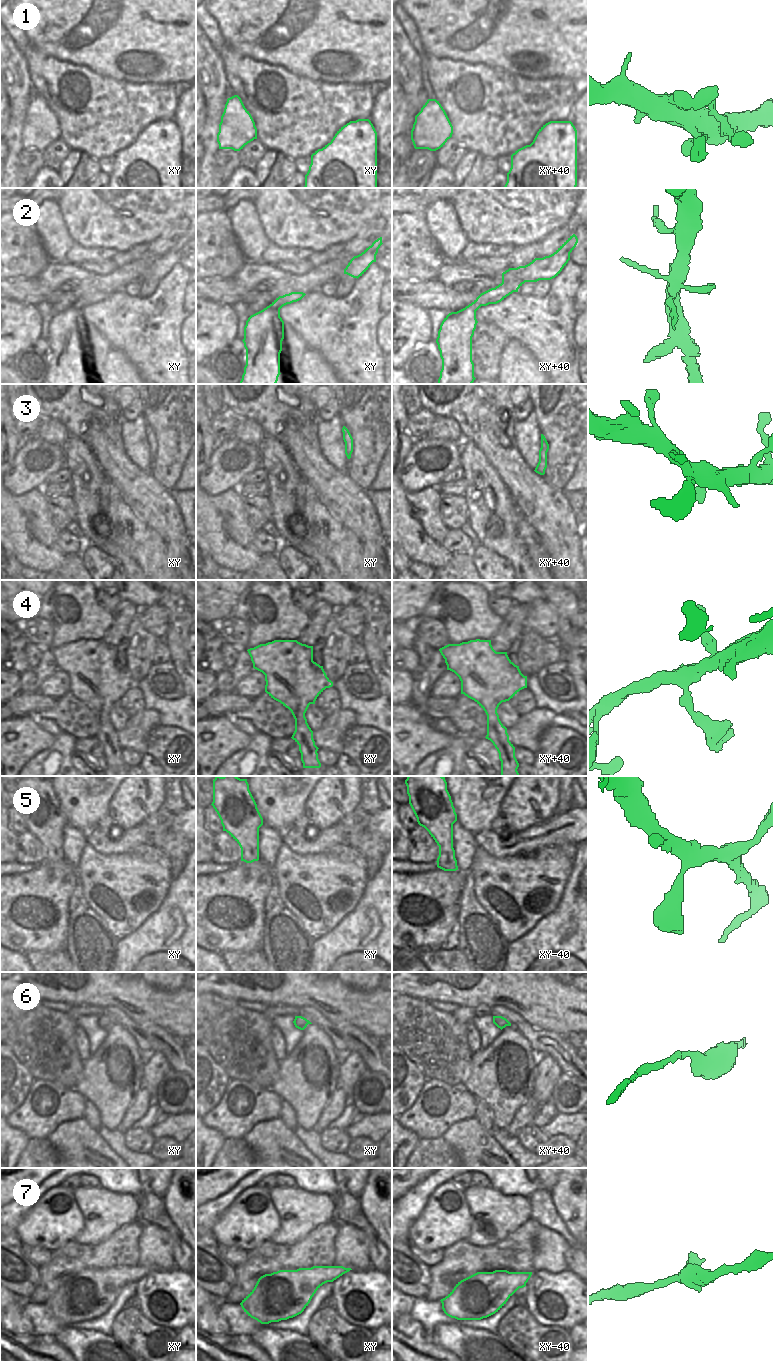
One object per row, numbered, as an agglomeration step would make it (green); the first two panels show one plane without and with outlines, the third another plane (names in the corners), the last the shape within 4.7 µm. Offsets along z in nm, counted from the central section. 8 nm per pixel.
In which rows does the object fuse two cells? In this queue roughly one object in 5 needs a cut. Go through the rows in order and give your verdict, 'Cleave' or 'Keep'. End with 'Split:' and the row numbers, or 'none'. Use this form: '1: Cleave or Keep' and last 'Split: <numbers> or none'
1: Cleave
2: Keep
3: Keep
4: Keep
5: Keep
6: Keep
7: Keep
Split: 1

